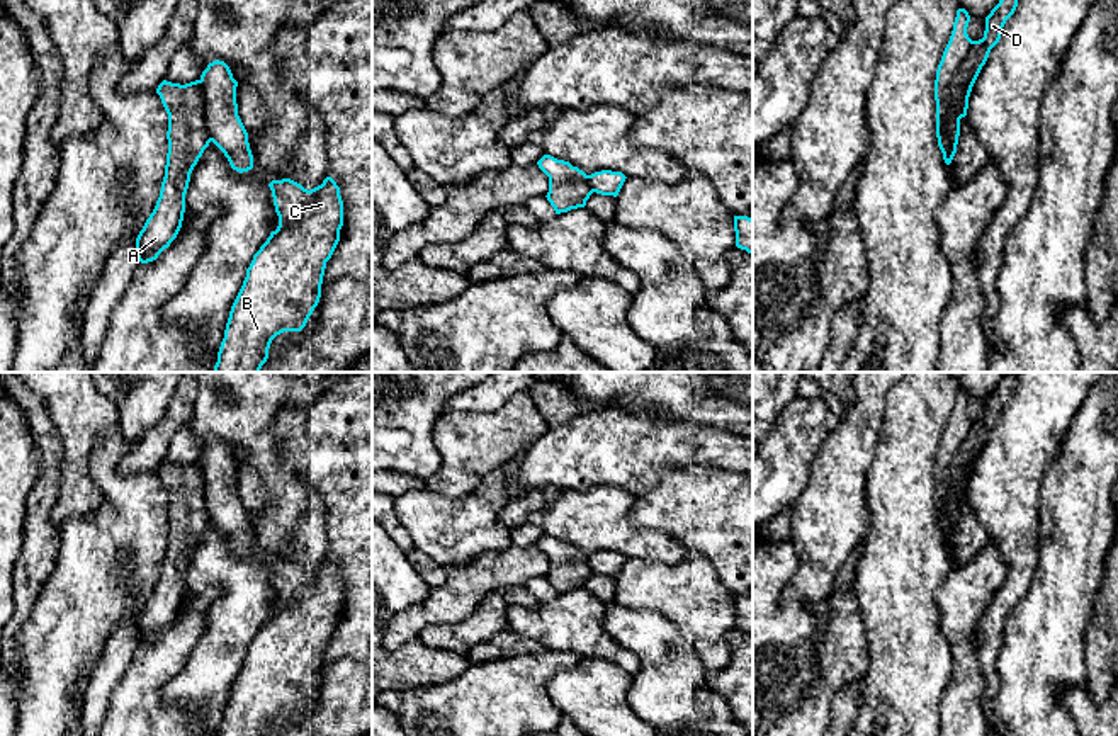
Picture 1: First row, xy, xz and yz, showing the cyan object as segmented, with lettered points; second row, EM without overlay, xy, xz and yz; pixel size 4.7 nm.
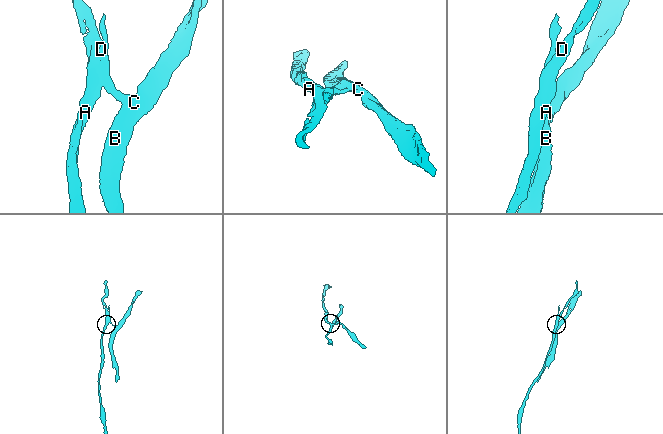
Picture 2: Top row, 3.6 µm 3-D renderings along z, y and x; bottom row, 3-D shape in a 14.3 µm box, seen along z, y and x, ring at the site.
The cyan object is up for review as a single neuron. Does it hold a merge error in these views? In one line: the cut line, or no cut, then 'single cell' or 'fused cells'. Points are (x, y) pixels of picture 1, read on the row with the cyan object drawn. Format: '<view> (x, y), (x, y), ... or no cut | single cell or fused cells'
yz (974, 41), (950, 85), (947, 124), (937, 133) | fused cells

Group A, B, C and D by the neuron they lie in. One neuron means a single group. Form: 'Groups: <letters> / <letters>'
Groups: A D / B C

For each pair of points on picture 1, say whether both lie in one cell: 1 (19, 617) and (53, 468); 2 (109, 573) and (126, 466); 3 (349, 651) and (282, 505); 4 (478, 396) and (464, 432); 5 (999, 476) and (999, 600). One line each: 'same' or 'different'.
1: same
2: different
3: different
4: different
5: same

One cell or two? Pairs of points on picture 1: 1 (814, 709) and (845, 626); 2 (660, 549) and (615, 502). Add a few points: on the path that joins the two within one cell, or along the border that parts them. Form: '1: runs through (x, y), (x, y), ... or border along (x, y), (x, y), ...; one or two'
1: runs through (824, 689), (843, 656), (845, 646); one
2: runs through (644, 544), (615, 517); one

